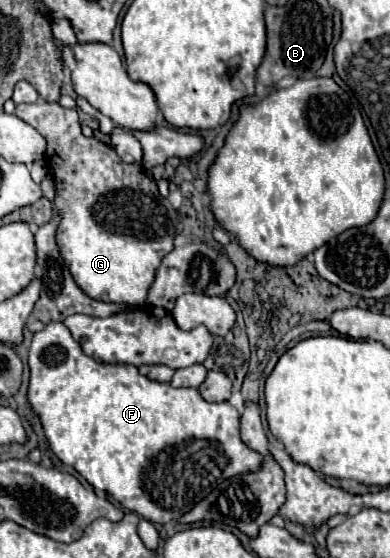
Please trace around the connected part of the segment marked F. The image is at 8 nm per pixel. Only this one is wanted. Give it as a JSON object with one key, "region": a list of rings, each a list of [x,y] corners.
{"region":[[[49,323],[43,331],[35,333],[33,343],[29,347],[29,369],[31,369],[31,381],[29,381],[29,393],[27,399],[31,403],[31,407],[37,411],[37,415],[41,417],[47,441],[53,449],[53,453],[65,463],[75,467],[75,471],[89,483],[93,485],[93,489],[97,491],[105,491],[107,495],[111,495],[113,499],[117,499],[125,509],[145,517],[151,523],[159,523],[165,525],[169,521],[179,521],[189,509],[191,509],[191,499],[205,493],[205,489],[209,489],[213,485],[213,479],[229,479],[237,473],[247,473],[247,471],[255,471],[261,465],[261,455],[253,449],[249,449],[241,439],[239,439],[239,421],[241,415],[235,407],[231,407],[227,401],[225,403],[207,403],[201,393],[197,389],[175,389],[169,383],[159,383],[159,381],[151,381],[147,377],[143,377],[135,365],[127,365],[127,363],[99,363],[93,357],[85,355],[81,345],[73,339],[73,335],[69,333],[69,329],[63,323]]]}

